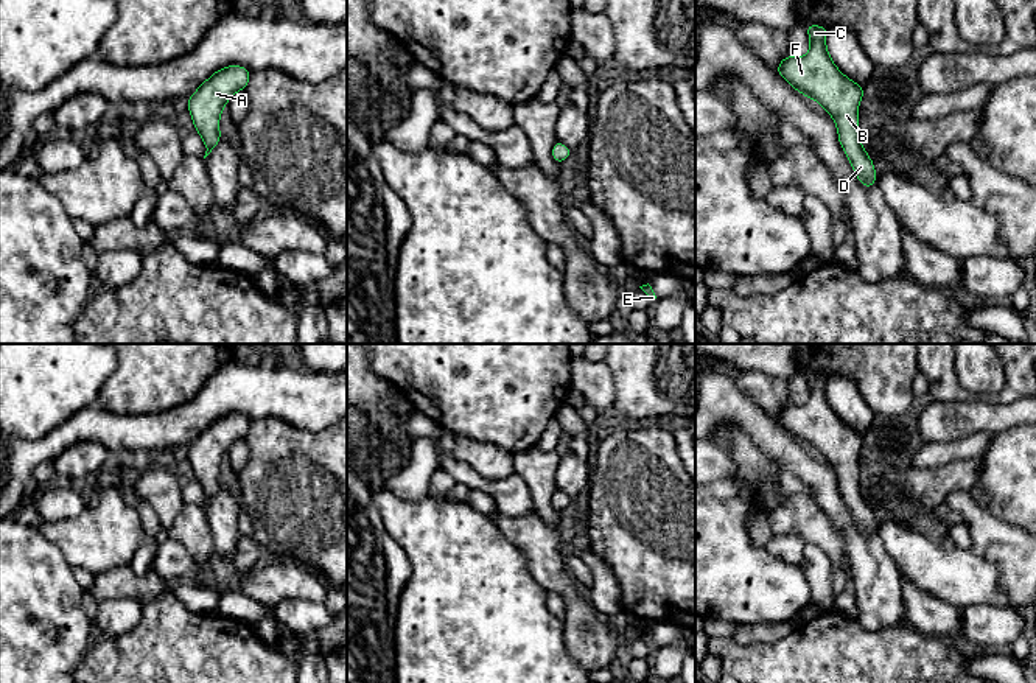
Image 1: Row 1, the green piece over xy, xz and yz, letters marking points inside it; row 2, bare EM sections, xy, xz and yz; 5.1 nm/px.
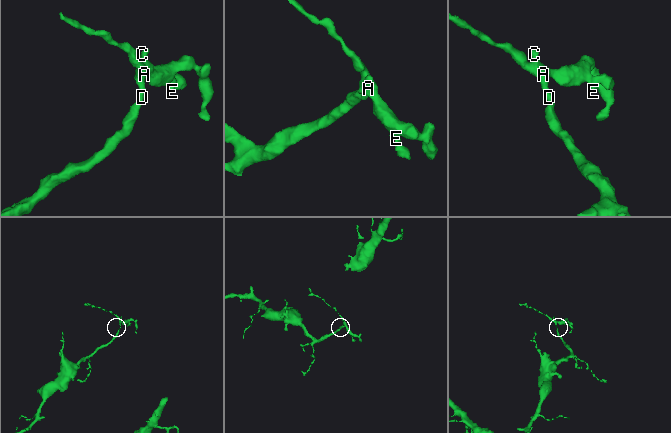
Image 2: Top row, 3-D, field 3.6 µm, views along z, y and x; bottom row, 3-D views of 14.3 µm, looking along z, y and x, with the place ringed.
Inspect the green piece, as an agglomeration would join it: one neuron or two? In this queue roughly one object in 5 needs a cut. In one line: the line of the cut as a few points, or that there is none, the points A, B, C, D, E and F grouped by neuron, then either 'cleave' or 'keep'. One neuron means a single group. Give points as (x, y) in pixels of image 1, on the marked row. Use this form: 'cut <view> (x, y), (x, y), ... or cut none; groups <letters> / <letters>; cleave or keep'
cut none; groups A B C D E F; keep

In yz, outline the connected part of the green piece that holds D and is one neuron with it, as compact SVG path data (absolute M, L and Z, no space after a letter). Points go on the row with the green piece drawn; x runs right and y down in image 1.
M806 25L810 37L809 53L803 58L786 56L776 72L809 100L818 101L834 118L838 142L851 166L865 188L876 180L873 160L859 140L857 109L863 96L863 86L846 78L832 62L826 50L828 30Z

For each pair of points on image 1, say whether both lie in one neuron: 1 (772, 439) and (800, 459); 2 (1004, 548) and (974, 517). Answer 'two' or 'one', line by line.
1: one
2: one

